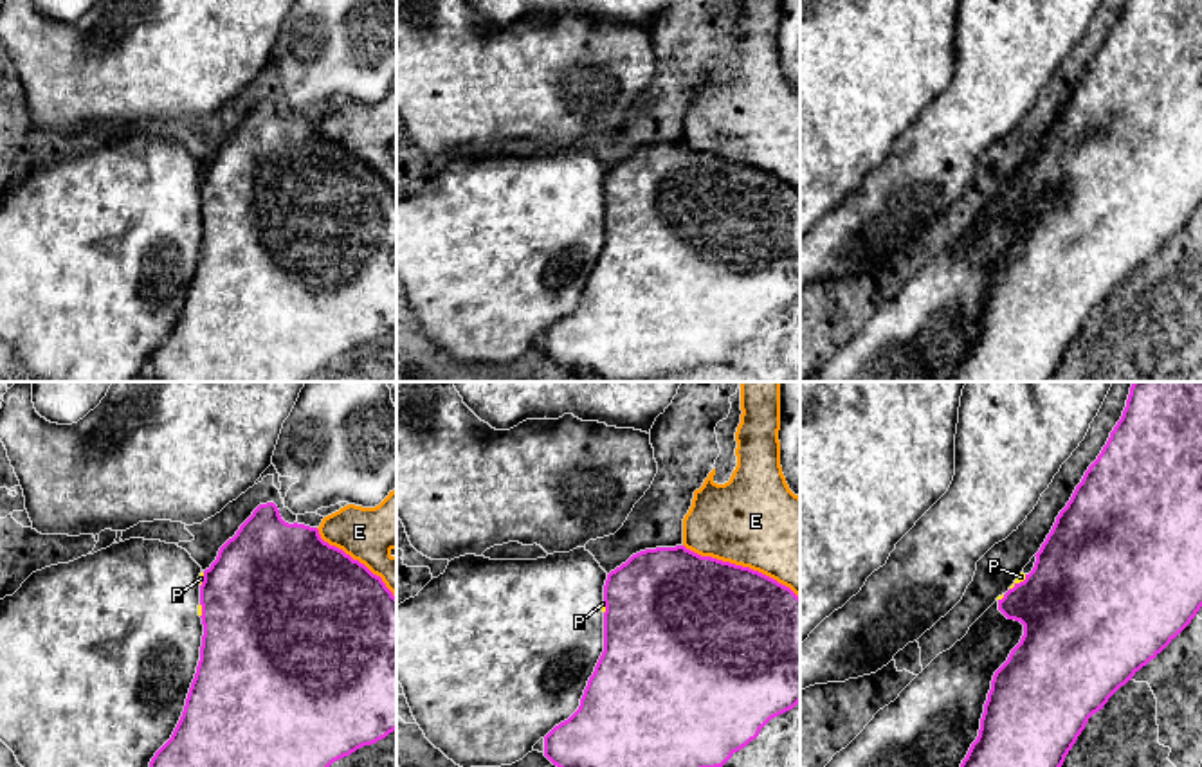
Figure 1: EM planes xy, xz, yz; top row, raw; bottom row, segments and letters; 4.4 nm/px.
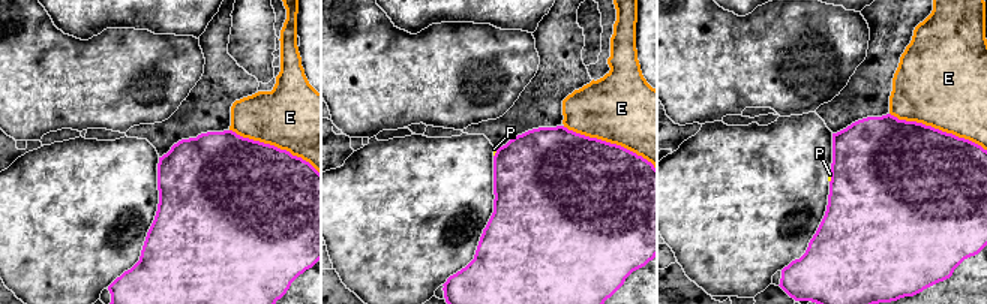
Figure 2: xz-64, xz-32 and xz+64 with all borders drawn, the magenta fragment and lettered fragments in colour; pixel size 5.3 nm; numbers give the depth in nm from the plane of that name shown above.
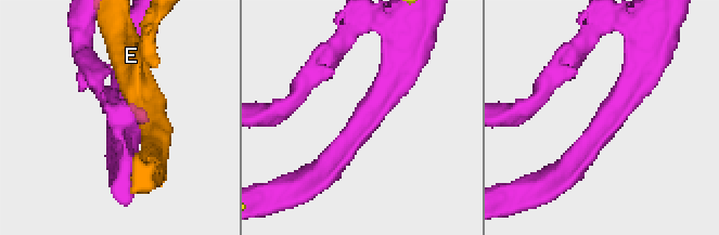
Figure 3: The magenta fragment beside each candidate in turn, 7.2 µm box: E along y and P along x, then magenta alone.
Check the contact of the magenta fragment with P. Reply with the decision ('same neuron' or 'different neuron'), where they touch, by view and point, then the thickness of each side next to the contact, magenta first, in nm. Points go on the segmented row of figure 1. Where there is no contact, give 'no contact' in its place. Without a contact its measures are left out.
different neuron; meets magenta in yz at (1020, 582); 460 nm thick on the magenta side, 40 nm on the other

